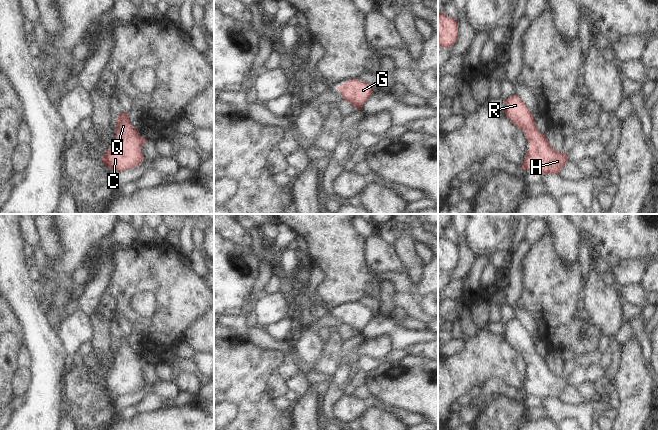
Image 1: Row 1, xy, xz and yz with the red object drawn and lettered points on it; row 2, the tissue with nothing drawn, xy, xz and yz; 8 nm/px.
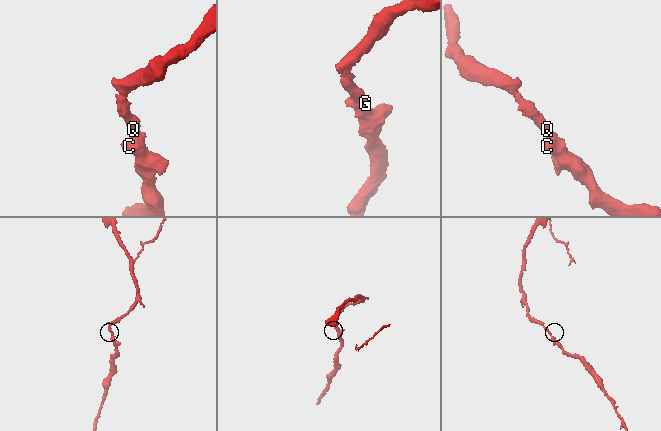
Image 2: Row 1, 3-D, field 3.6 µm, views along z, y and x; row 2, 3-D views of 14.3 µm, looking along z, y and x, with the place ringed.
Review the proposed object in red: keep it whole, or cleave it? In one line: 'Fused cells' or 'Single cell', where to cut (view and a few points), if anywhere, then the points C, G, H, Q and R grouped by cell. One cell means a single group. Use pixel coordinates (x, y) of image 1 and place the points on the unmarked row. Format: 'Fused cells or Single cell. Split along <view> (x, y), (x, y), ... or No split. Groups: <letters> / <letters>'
Single cell. No split. Groups: C G H Q R

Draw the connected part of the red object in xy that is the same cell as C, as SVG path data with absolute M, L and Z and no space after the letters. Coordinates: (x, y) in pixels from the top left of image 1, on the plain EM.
M128 337L119 338L116 362L120 369L106 374L101 382L107 392L121 396L135 392L145 384L141 372L148 365L140 360L138 352L130 347Z

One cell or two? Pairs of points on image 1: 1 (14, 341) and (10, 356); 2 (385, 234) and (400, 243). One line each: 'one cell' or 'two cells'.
1: one cell
2: two cells

